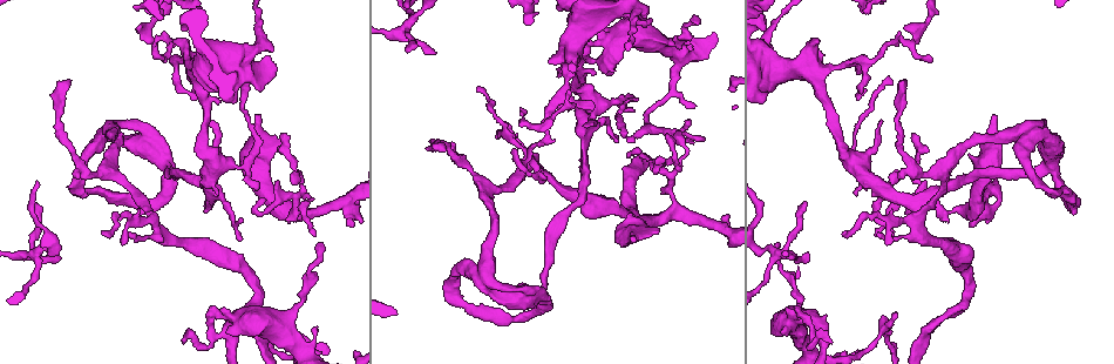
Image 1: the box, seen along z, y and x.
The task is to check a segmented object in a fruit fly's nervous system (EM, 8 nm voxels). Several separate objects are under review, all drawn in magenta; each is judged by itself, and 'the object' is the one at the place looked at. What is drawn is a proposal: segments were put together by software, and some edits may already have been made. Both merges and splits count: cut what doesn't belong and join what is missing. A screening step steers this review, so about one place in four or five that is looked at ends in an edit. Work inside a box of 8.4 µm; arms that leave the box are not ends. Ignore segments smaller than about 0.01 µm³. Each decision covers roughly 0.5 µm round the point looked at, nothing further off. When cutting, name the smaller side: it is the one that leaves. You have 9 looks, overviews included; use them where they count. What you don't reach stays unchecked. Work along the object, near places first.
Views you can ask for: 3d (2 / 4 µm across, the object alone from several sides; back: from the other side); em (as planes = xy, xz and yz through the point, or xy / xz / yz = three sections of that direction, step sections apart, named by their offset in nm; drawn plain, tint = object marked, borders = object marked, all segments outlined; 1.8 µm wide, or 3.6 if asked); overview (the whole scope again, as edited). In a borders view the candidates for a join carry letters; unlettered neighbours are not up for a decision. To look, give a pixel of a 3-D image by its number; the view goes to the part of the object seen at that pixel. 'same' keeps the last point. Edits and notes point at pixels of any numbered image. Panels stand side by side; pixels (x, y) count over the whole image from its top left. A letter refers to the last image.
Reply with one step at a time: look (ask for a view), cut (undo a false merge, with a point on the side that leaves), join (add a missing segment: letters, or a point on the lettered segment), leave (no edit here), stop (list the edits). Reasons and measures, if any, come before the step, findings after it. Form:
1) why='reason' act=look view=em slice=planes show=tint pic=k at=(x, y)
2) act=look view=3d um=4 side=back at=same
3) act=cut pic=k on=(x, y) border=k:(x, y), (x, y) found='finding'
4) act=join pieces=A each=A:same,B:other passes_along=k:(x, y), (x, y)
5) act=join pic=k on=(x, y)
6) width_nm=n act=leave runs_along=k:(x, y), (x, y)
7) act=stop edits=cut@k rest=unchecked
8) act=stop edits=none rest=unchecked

why='three-way junction' act=look view=em slice=yz step=16 show=tint pic=1 at=(481, 283)

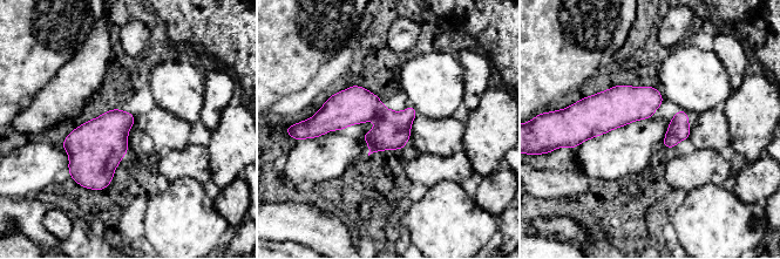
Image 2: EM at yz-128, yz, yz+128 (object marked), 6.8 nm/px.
why='another direction' act=look view=em slice=planes show=borders at=same

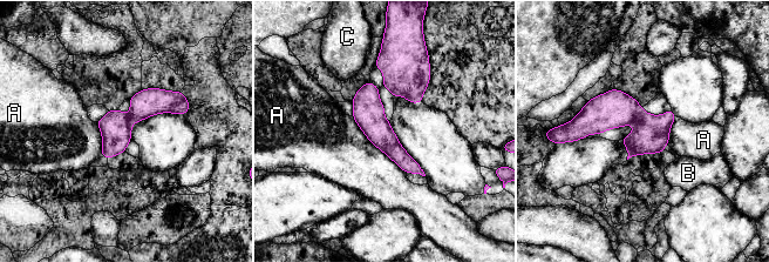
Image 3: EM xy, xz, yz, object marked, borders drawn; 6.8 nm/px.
act=leave each=A:other,B:other,C:other runs_along=3:(368, 85), (372, 122), (419, 170) found='all the same cell'

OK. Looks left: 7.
why='abrupt turn' act=look view=3d um=2 pic=1 at=(651, 127)

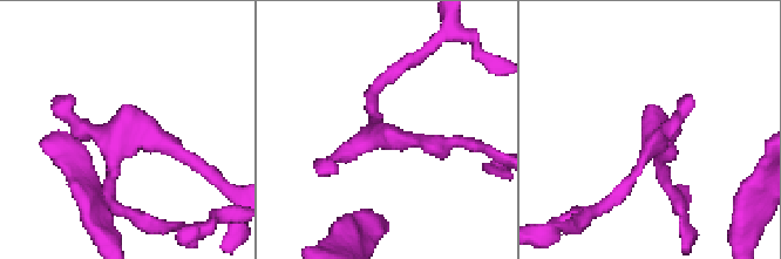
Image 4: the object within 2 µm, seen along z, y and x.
why='shape alone is not enough' act=look view=em slice=yz step=16 show=tint pic=4 at=(391, 134)

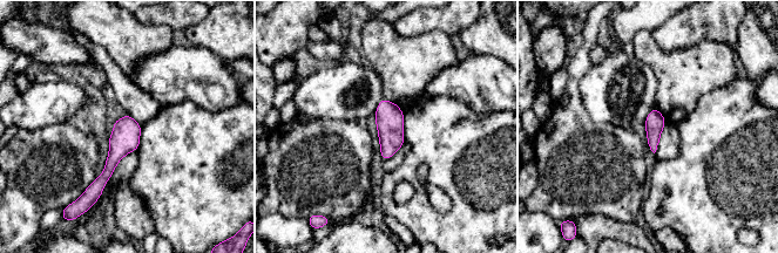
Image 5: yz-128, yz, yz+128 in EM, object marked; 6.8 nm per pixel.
act=look view=em slice=planes show=borders at=same

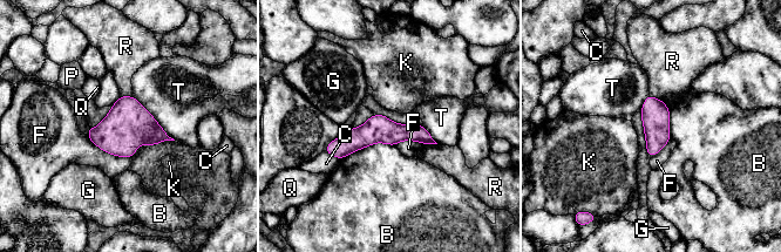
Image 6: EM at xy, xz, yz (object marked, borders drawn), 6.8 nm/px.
act=leave each=B:other,C:other,F:other,G:other,K:other,P:other,Q:other,R:other,T:other border=6:(87, 136), (110, 154), (130, 157) found='all the same cell'

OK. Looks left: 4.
why='branch stops here' act=look view=3d um=4 pic=1 at=(524, 114)

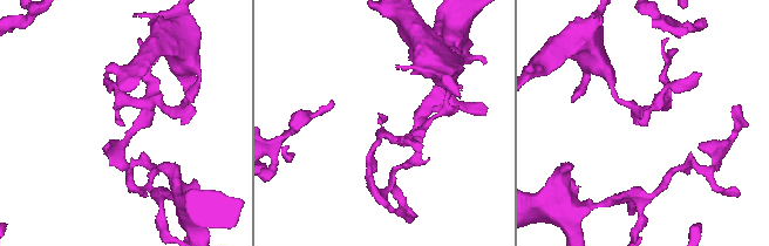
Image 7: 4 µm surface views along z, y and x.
why='shape alone is not enough' act=look view=em slice=xz step=4 show=tint pic=7 at=(646, 124)

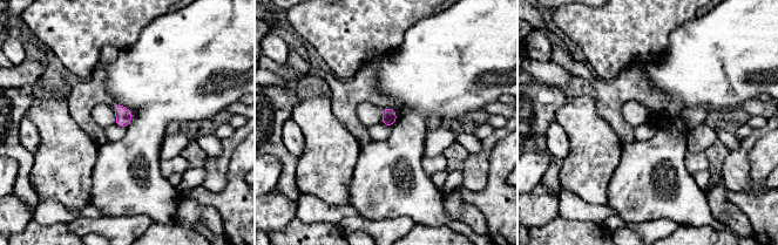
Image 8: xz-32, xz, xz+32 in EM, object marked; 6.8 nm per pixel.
why='cut it another way' act=look view=em slice=planes show=borders at=same

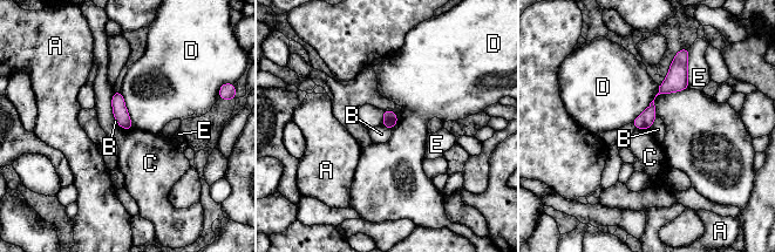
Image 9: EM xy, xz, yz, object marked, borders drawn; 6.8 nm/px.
longest_contact=D:460nm act=leave each=A:other,B:other,C:other,D:other,E:other border=9:(657, 117), (650, 128) found='no lettered segment goes on from it'

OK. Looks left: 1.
why='three-way junction' act=look view=em slice=yz step=16 show=borders pic=1 at=(214, 165)

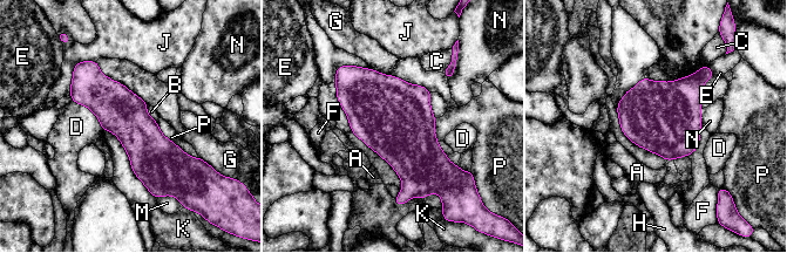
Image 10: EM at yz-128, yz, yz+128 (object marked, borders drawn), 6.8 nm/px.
act=leave each=A:other,B:other,C:other,D:other,E:other,F:other,G:other,H:other,J:other,K:other,M:other,N:other,P:other found='continuous, no second cell'

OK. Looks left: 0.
act=stop edits=none rest=unchecked

